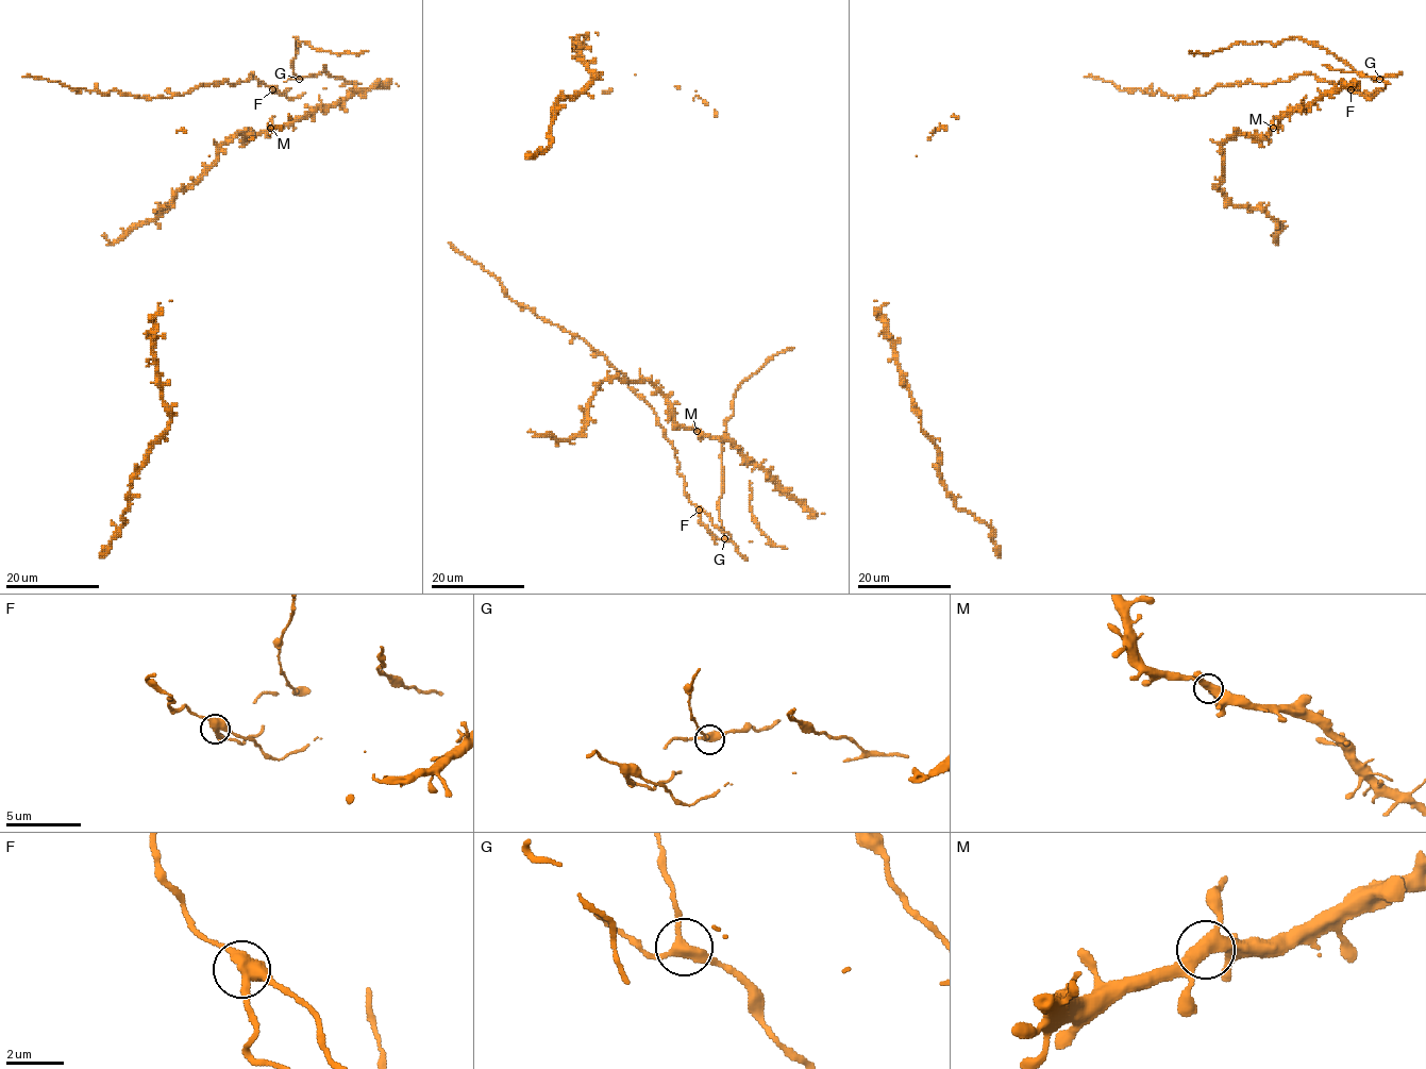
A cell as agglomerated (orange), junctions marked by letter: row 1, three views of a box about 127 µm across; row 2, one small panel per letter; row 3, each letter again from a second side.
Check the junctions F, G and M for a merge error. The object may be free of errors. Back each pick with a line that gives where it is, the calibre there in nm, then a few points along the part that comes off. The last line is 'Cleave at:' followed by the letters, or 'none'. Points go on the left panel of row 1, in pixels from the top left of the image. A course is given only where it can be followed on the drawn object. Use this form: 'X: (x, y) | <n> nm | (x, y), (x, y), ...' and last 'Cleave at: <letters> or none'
F: (272, 89) | 420 nm | (272, 90), (280, 94), (290, 88)
Cleave at: F

